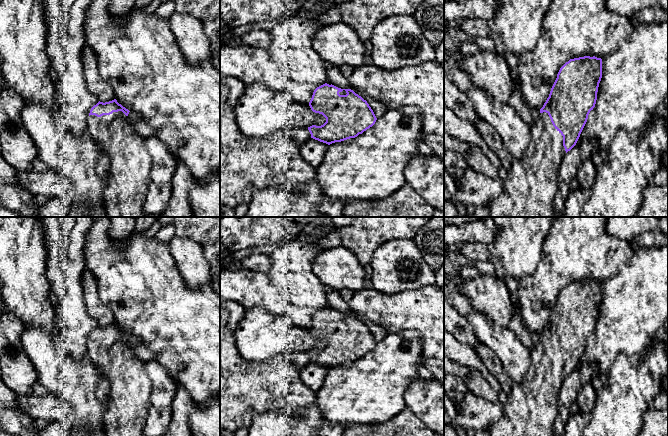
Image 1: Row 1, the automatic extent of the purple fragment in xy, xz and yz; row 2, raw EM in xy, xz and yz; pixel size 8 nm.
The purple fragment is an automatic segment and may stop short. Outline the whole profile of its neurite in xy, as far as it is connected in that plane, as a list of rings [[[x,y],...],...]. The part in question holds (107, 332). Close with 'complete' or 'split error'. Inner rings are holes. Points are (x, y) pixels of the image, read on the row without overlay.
[[[98,326],[87,343],[87,358],[98,367],[107,380],[108,408],[103,418],[105,436],[144,436],[152,382],[148,378],[143,361],[137,358],[128,342],[129,334],[117,326]]] | split error

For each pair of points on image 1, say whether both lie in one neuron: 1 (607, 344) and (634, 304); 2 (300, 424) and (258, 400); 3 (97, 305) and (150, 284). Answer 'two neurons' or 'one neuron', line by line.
1: one neuron
2: two neurons
3: two neurons

